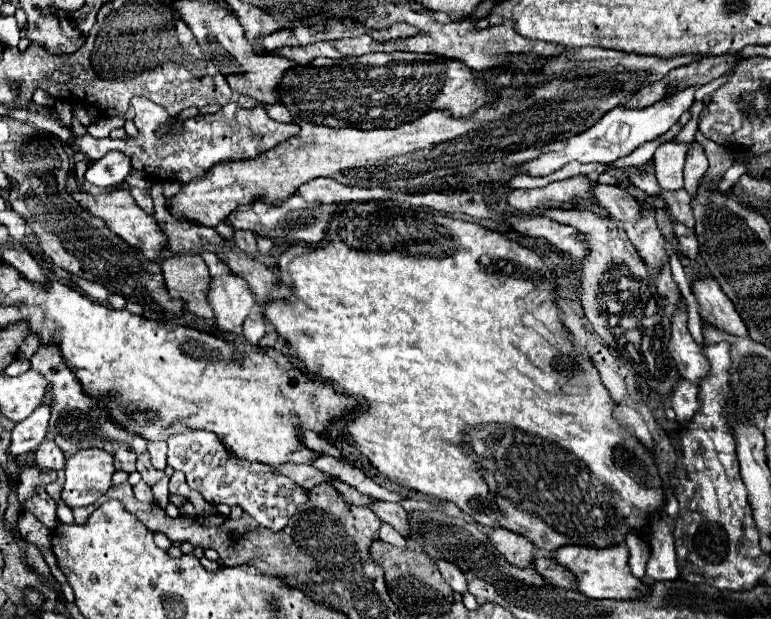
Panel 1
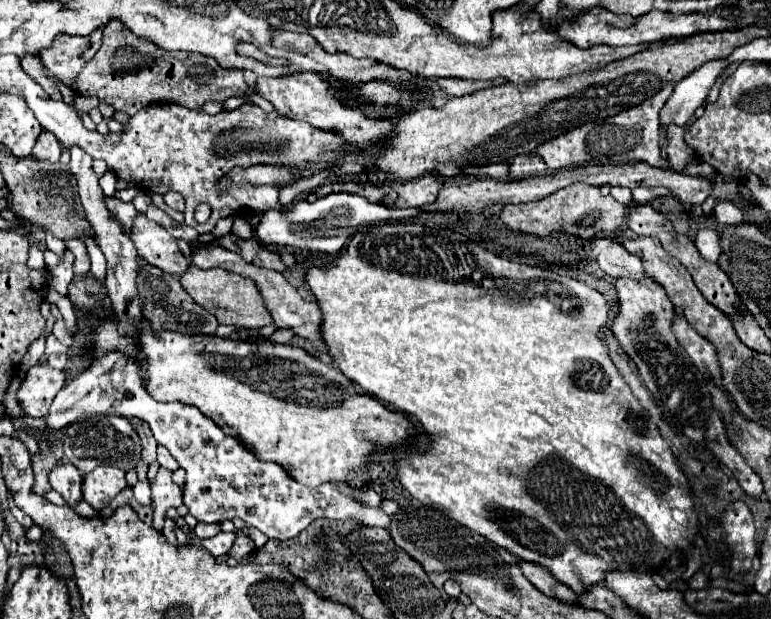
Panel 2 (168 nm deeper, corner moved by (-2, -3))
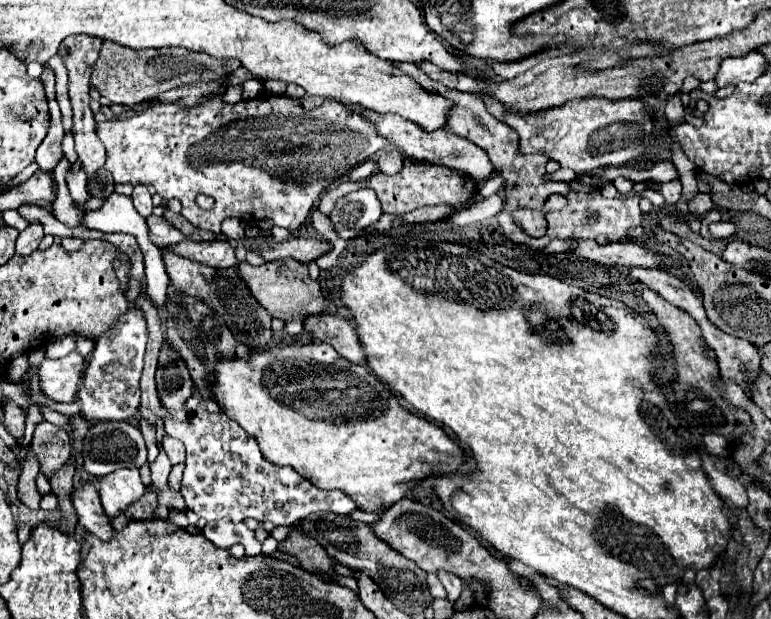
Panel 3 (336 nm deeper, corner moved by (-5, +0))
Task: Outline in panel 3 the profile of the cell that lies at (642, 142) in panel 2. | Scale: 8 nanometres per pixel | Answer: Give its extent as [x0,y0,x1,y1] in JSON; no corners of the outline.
[481,94,655,176]

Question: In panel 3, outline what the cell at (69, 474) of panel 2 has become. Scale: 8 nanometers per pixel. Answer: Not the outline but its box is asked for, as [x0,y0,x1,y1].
[73,482,113,542]

